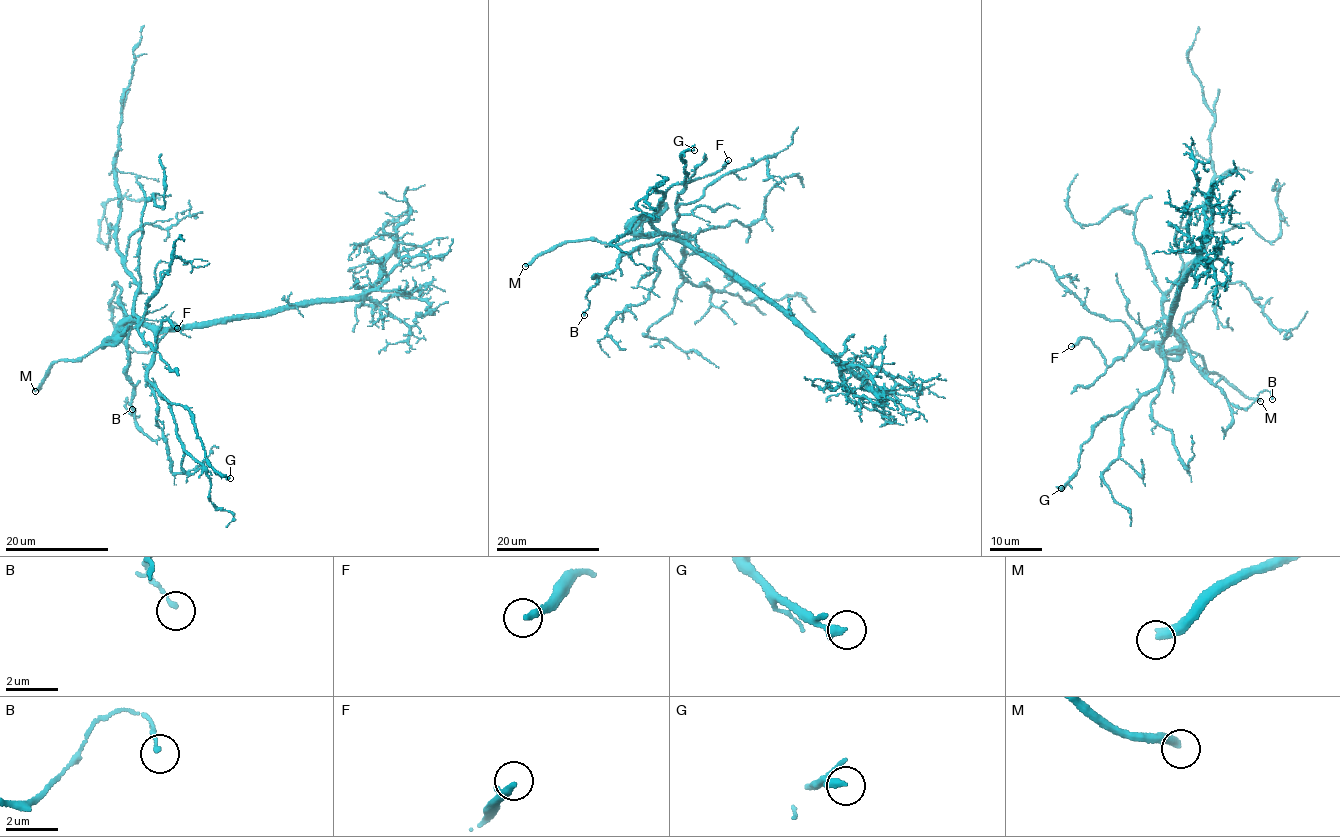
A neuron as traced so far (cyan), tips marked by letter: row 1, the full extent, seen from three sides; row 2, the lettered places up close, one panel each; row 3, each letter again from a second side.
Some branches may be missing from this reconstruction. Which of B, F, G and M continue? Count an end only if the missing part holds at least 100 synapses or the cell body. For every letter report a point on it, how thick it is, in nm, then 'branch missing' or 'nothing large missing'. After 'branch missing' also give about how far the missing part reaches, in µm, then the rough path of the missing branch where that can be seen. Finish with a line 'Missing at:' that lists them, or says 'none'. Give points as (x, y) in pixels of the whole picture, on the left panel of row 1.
B: (132, 409) | 140 nm | nothing large missing
F: (177, 328) | 240 nm | nothing large missing
G: (230, 478) | 320 nm | nothing large missing
M: (35, 391) | 400 nm | branch missing | 20 µm
Missing at: M

